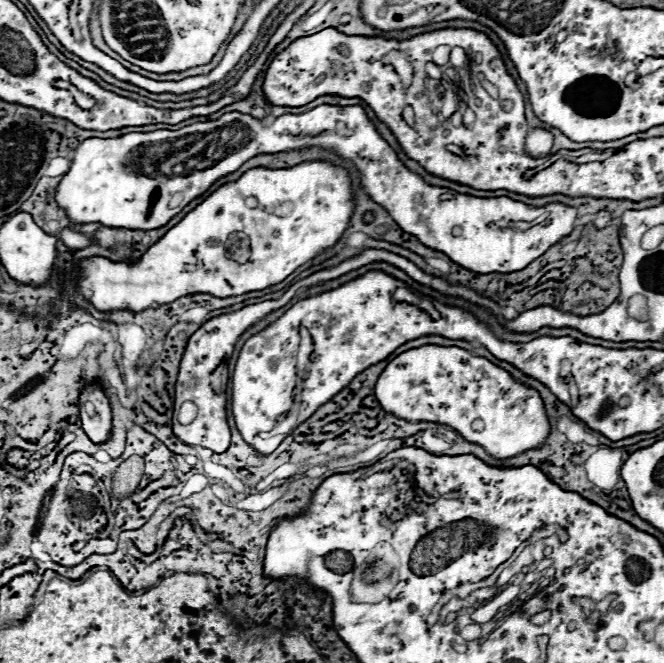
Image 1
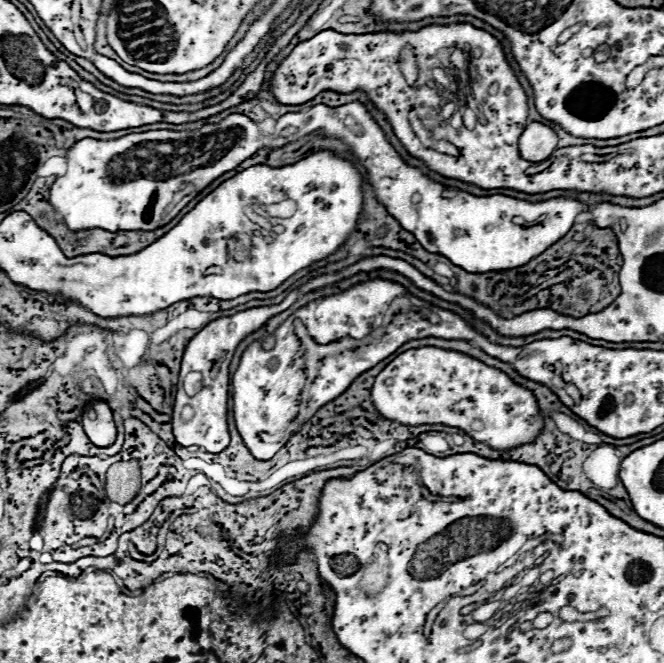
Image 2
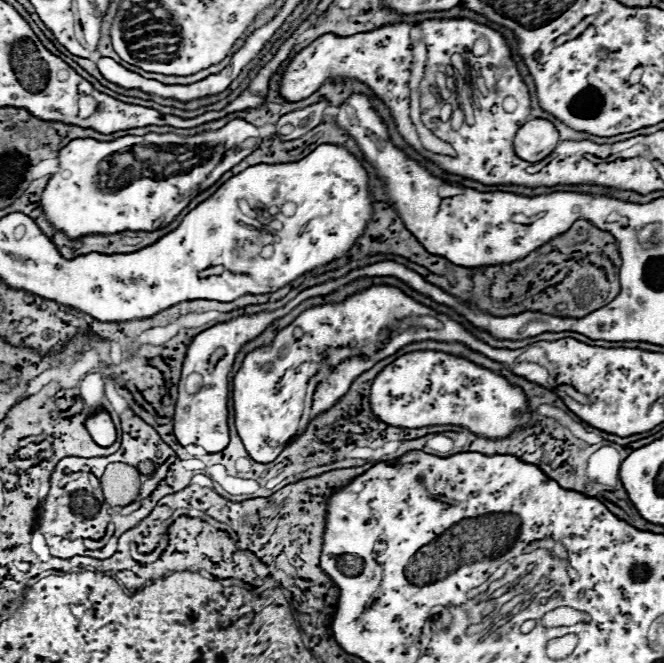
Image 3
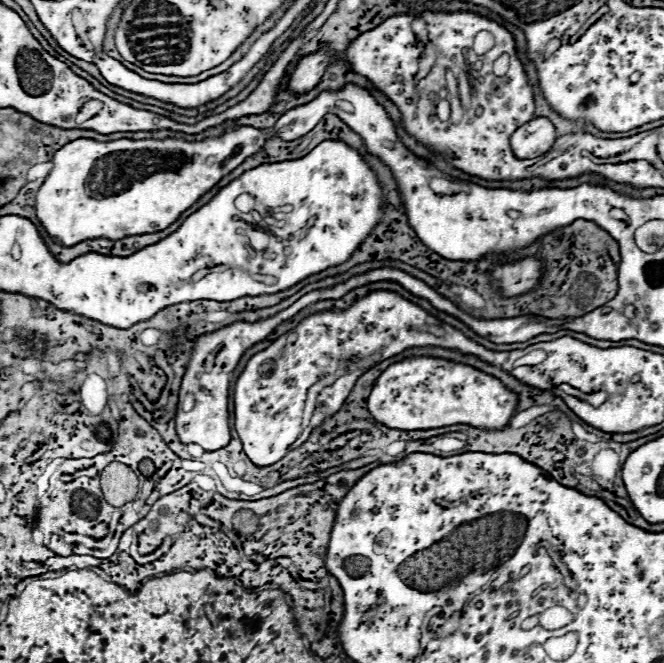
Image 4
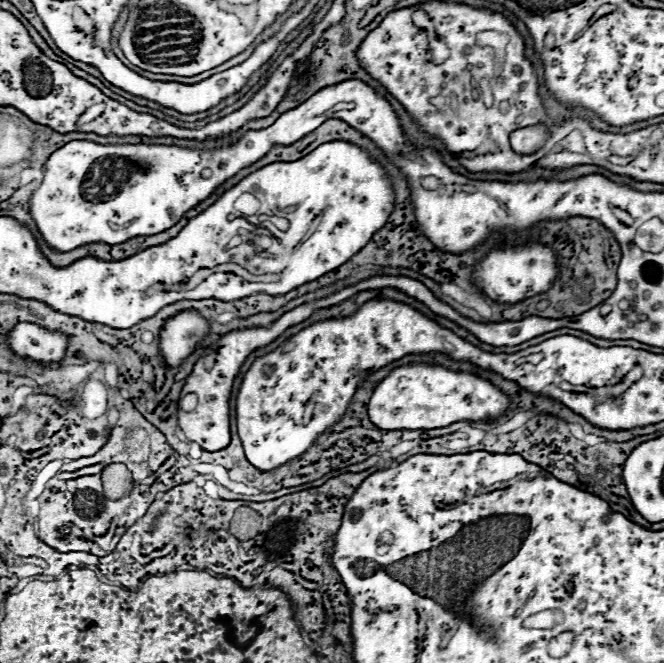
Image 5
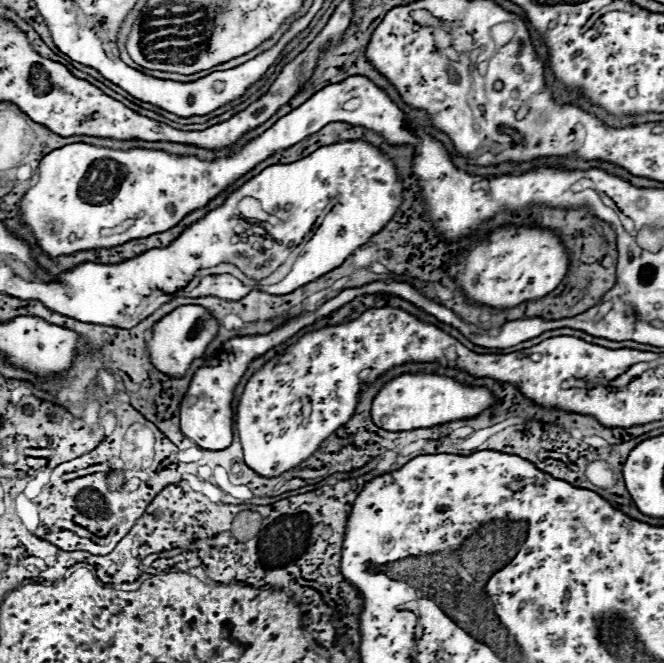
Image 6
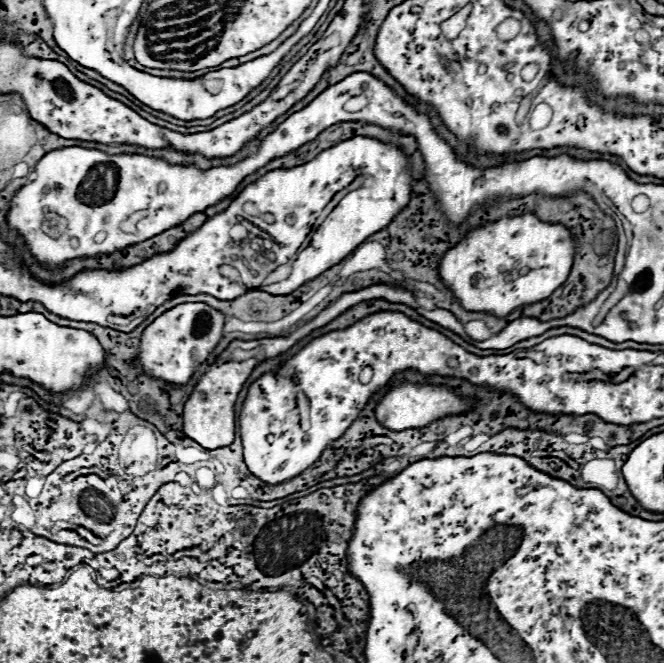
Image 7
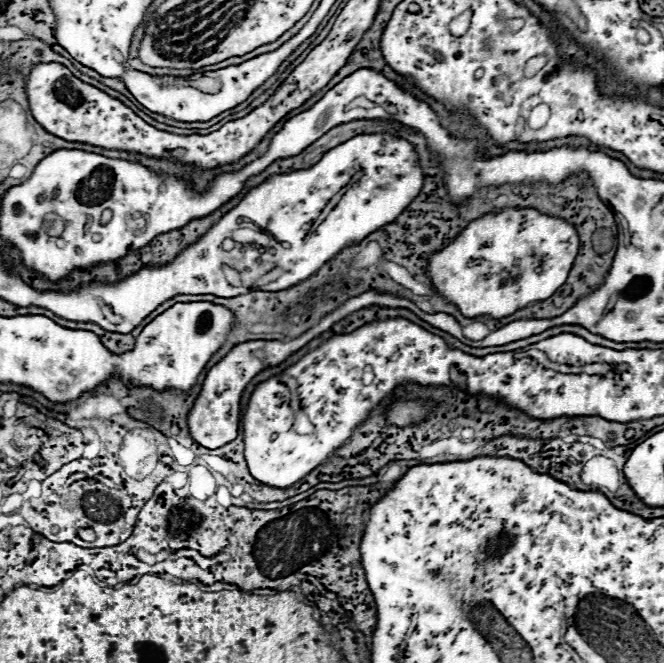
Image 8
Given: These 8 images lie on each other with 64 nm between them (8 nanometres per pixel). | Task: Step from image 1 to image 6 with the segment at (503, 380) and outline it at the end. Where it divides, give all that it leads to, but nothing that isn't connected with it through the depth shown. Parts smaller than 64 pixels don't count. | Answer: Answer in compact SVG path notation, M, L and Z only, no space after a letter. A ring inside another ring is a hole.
M402 374L386 382L386 386L374 398L372 420L376 426L390 432L416 430L416 428L428 428L428 426L436 426L436 424L444 424L452 420L478 416L482 410L490 408L494 402L496 400L486 388L468 388L458 384L452 378L436 376L436 374Z

